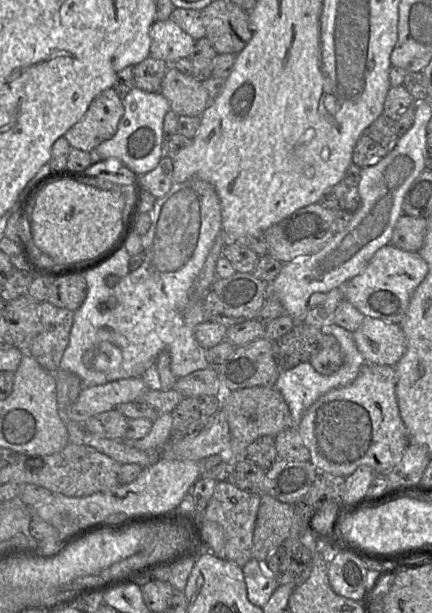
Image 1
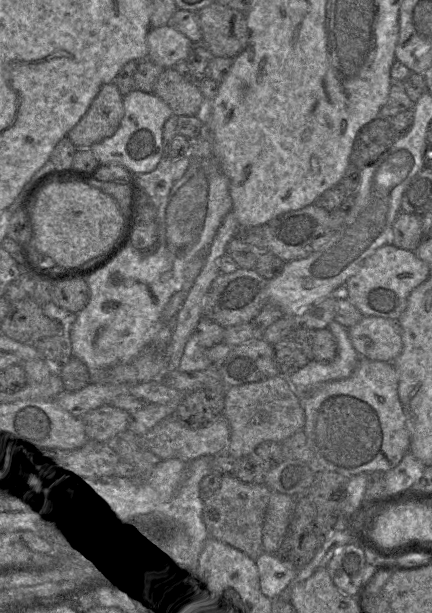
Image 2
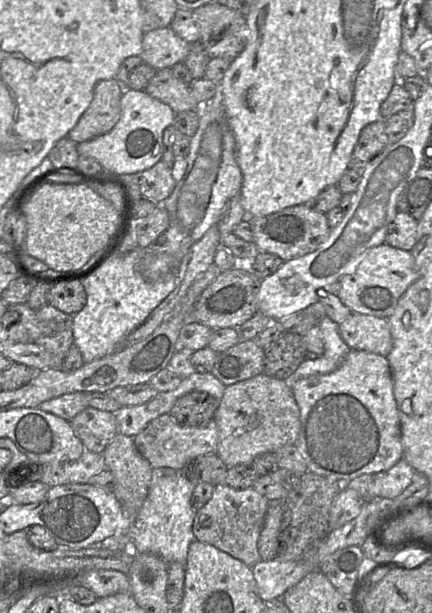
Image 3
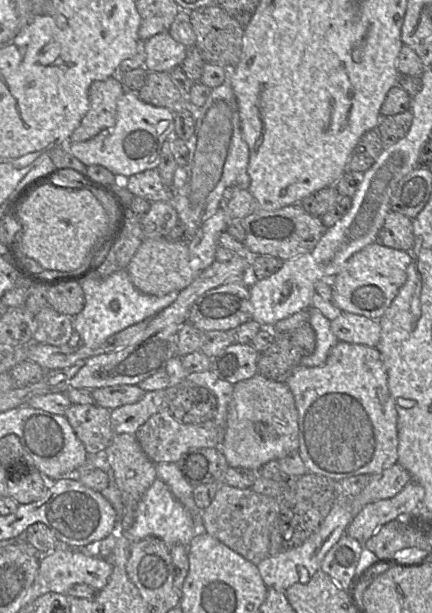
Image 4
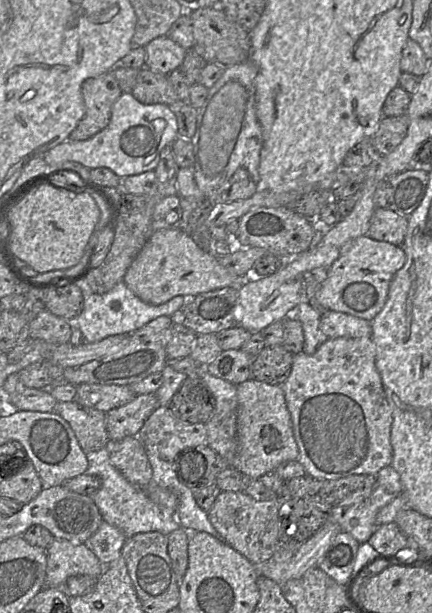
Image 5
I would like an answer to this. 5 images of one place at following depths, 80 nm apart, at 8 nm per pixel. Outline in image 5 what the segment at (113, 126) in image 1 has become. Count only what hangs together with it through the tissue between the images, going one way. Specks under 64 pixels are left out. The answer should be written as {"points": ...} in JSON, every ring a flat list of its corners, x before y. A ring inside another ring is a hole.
{"points":[[112,71,86,79,81,86,85,114,70,133,69,141,86,140,103,128,111,117,111,108,122,91]]}

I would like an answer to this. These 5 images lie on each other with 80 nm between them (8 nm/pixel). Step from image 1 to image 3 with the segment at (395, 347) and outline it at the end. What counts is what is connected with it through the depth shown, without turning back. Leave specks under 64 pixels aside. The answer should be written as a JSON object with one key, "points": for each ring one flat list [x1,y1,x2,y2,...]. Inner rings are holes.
{"points":[[352,313,339,324,339,333,351,350,387,357,393,347,387,318]]}

